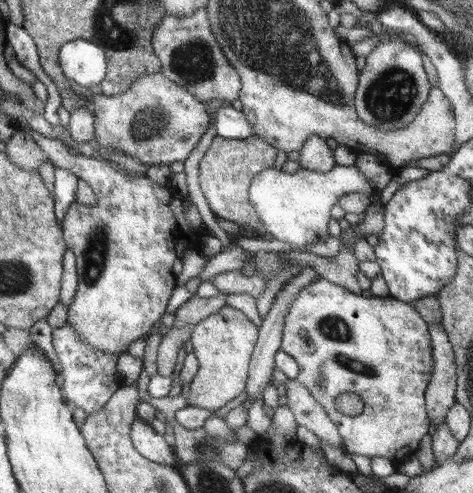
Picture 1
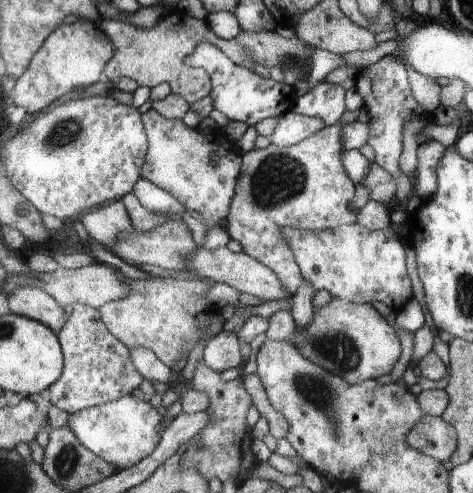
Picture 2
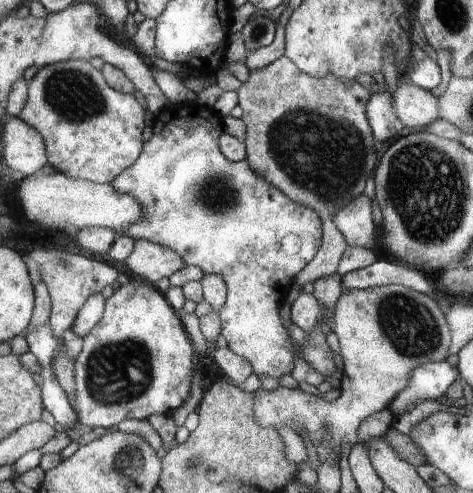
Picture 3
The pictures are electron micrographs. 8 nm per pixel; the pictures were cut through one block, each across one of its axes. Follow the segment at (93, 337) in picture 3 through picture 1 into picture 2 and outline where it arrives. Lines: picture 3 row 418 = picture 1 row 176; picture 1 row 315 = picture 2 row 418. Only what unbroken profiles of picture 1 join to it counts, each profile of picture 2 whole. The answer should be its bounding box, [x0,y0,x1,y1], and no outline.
[67,394,165,472]

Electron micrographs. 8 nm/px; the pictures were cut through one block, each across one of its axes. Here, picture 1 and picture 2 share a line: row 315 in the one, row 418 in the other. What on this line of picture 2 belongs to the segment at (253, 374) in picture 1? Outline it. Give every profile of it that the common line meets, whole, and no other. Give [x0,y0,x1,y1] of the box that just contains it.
[241,372,289,440]

